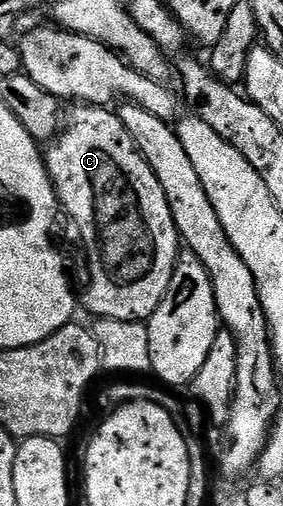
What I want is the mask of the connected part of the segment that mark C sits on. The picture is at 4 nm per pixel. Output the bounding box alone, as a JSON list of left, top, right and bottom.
[44,104,179,322]

